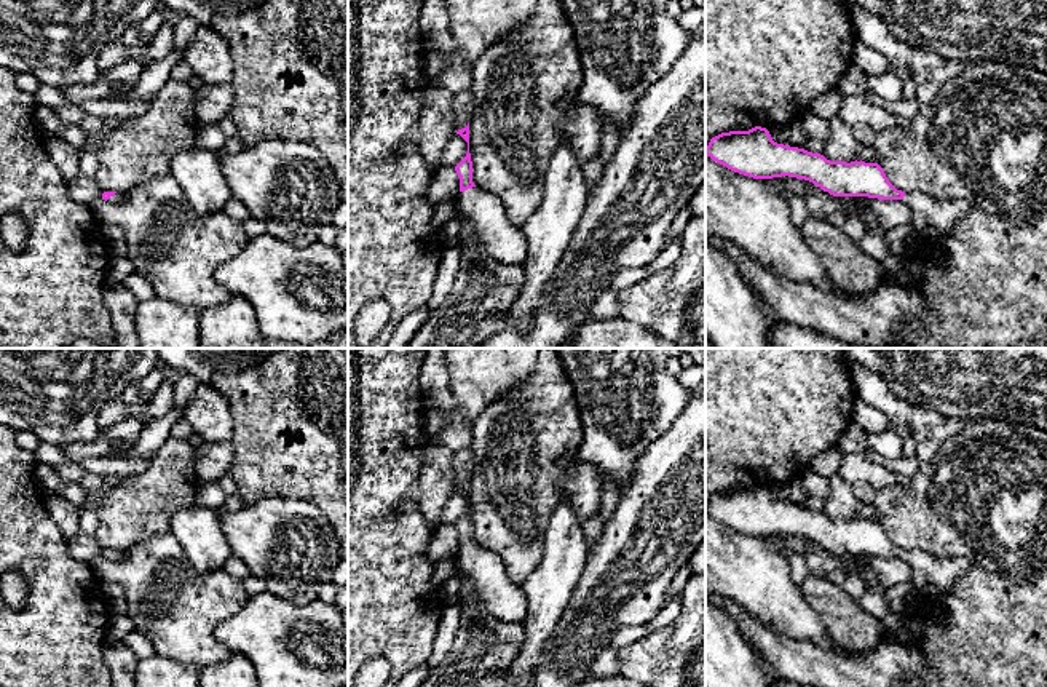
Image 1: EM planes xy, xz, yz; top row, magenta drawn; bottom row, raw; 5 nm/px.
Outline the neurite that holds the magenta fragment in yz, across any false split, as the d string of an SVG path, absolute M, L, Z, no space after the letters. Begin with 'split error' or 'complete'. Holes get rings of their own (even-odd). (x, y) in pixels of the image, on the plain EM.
split error; M761 484L712 495L705 513L753 537L788 534L809 538L833 554L902 558L913 570L918 591L929 596L951 591L954 582L974 567L964 556L940 558L921 550L897 548L878 521L830 519L820 511L777 502Z

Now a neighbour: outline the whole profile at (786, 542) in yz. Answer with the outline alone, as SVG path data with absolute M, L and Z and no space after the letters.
M788 534L772 535L772 538L777 540L777 545L779 545L777 553L780 554L785 554L787 551L795 551L808 556L809 546L814 543L809 538L788 535Z

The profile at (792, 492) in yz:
M795 478L787 484L771 486L768 489L774 500L798 506L803 506L809 497L803 489L801 478Z

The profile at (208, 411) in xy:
M200 383L184 409L184 417L203 443L227 443L233 438L230 406L211 383Z

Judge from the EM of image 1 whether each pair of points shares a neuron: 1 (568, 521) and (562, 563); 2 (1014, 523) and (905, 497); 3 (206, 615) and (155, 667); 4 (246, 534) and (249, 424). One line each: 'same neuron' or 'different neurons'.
1: same neuron
2: same neuron
3: different neurons
4: different neurons

